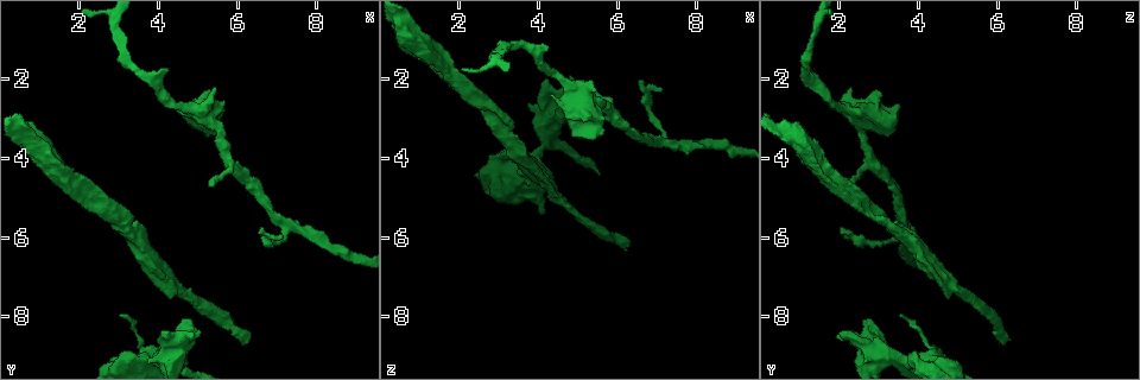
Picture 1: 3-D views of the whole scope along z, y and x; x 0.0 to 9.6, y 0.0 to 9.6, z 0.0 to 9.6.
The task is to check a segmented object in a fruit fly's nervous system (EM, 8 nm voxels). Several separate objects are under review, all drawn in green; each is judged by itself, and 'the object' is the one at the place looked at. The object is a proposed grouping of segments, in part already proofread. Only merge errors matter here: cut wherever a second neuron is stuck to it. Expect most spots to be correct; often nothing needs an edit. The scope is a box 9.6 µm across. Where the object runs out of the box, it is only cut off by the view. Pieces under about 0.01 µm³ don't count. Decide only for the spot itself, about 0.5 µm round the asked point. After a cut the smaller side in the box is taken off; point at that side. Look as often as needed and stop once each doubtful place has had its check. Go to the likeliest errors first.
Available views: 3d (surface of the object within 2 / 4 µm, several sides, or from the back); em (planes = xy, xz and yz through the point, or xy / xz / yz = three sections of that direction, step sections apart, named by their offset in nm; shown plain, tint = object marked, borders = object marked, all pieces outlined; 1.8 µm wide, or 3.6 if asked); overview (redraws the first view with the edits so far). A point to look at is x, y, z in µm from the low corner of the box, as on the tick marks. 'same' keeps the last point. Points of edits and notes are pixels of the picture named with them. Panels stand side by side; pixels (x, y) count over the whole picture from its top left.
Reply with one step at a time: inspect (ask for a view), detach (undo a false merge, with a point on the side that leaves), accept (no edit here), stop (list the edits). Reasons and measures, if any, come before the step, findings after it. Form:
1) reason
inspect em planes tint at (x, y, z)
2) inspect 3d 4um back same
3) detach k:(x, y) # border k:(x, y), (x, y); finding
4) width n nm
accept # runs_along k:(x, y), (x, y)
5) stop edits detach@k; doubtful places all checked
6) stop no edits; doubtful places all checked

three arms meet
inspect em 3.6um xy step 16 tint at (7.20, 5.70, 3.60)

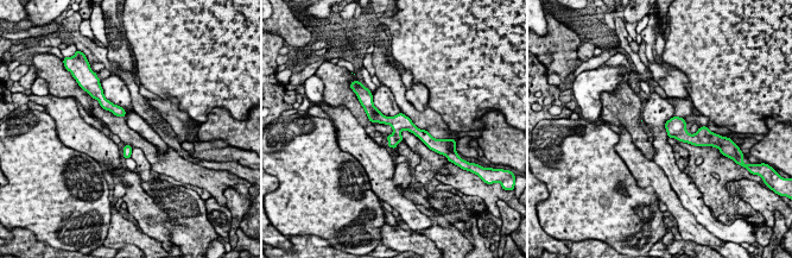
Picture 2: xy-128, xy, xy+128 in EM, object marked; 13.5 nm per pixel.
accept # one neuron here

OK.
three-way junction
inspect 3d 4um at (3.55, 8.80, 4.30)

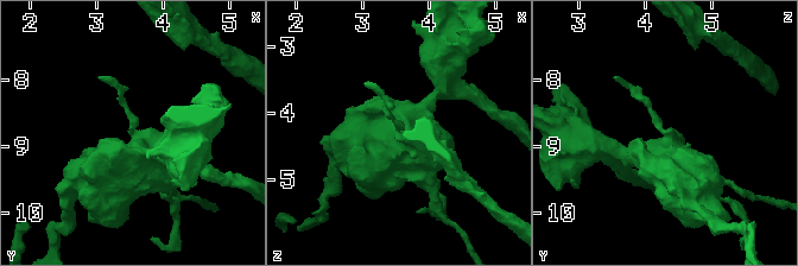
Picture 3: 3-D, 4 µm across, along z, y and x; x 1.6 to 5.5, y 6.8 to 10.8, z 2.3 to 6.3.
inspect em 3.6um yz step 8 plain at (3.55, 8.85, 4.35)

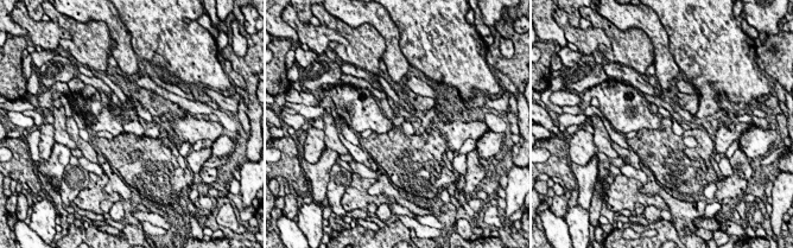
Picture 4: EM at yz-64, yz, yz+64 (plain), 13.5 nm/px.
inspect em 3.6um yz step 8 tint same

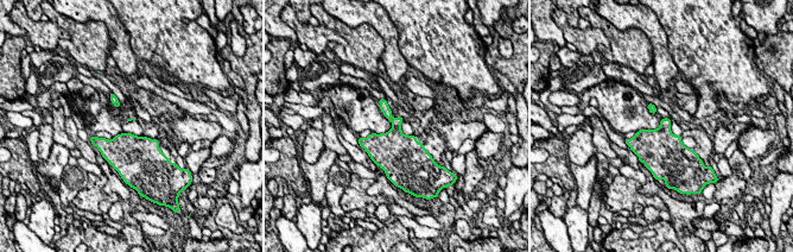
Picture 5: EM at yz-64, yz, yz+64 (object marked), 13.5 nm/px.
width 60 nm
accept # continuous, no second neuron

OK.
sharp bend
inspect em planes tint at (5.15, 2.80, 2.60)

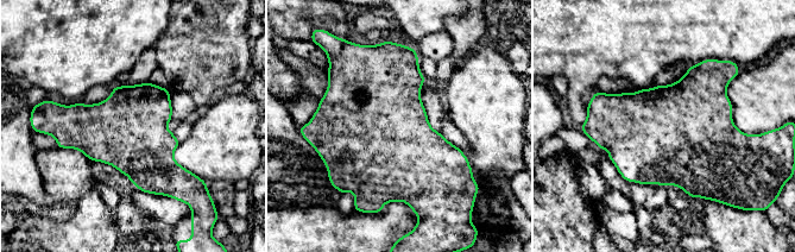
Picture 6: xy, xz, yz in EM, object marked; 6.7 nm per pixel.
width 500 nm
accept # all the same neuron

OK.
stop no edits; doubtful places all checked

